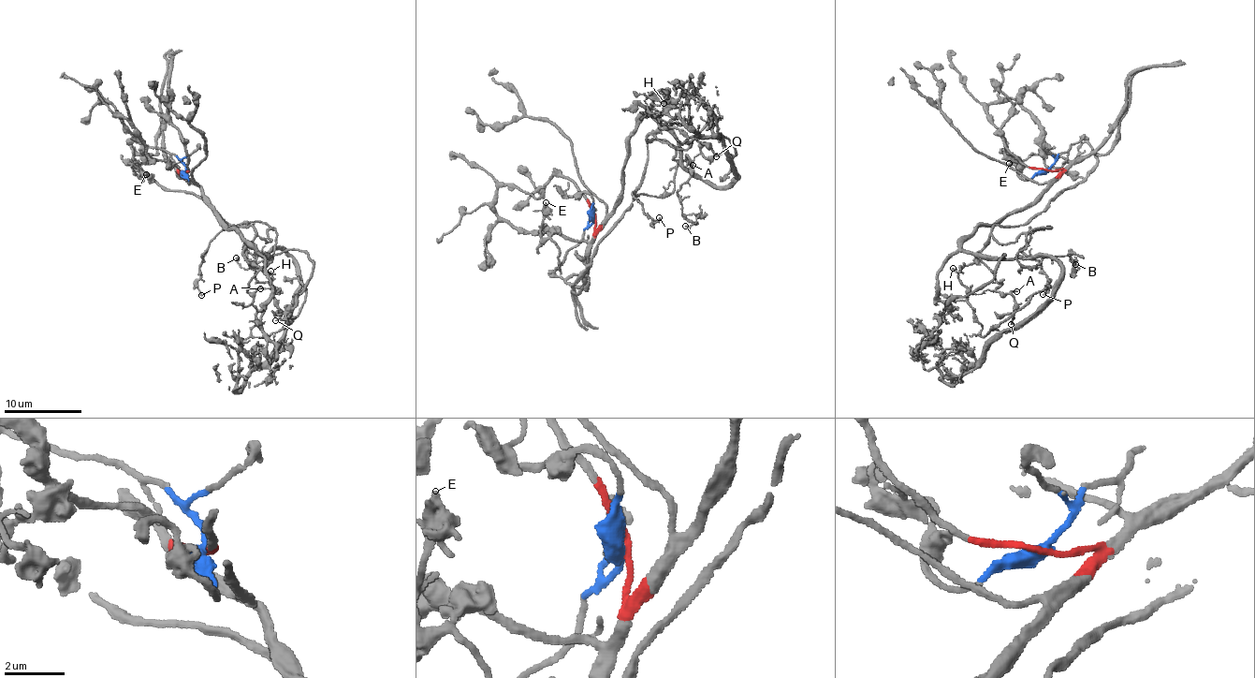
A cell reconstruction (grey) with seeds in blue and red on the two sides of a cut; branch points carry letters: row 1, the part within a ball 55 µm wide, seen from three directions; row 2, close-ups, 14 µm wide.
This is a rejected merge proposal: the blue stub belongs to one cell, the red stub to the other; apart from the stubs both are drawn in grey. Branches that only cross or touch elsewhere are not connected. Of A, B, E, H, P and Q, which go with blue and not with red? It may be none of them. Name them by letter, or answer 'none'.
A, B, E, H, P, Q

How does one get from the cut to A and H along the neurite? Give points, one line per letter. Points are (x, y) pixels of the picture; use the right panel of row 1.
A: (1047, 169), (1083, 139), (1097, 160), (1024, 225), (995, 225), (978, 257), (1002, 283), (996, 289), (1017, 291)
H: (1047, 169), (1083, 139), (1097, 160), (1081, 182), (1024, 225), (995, 225), (973, 264), (953, 268)

